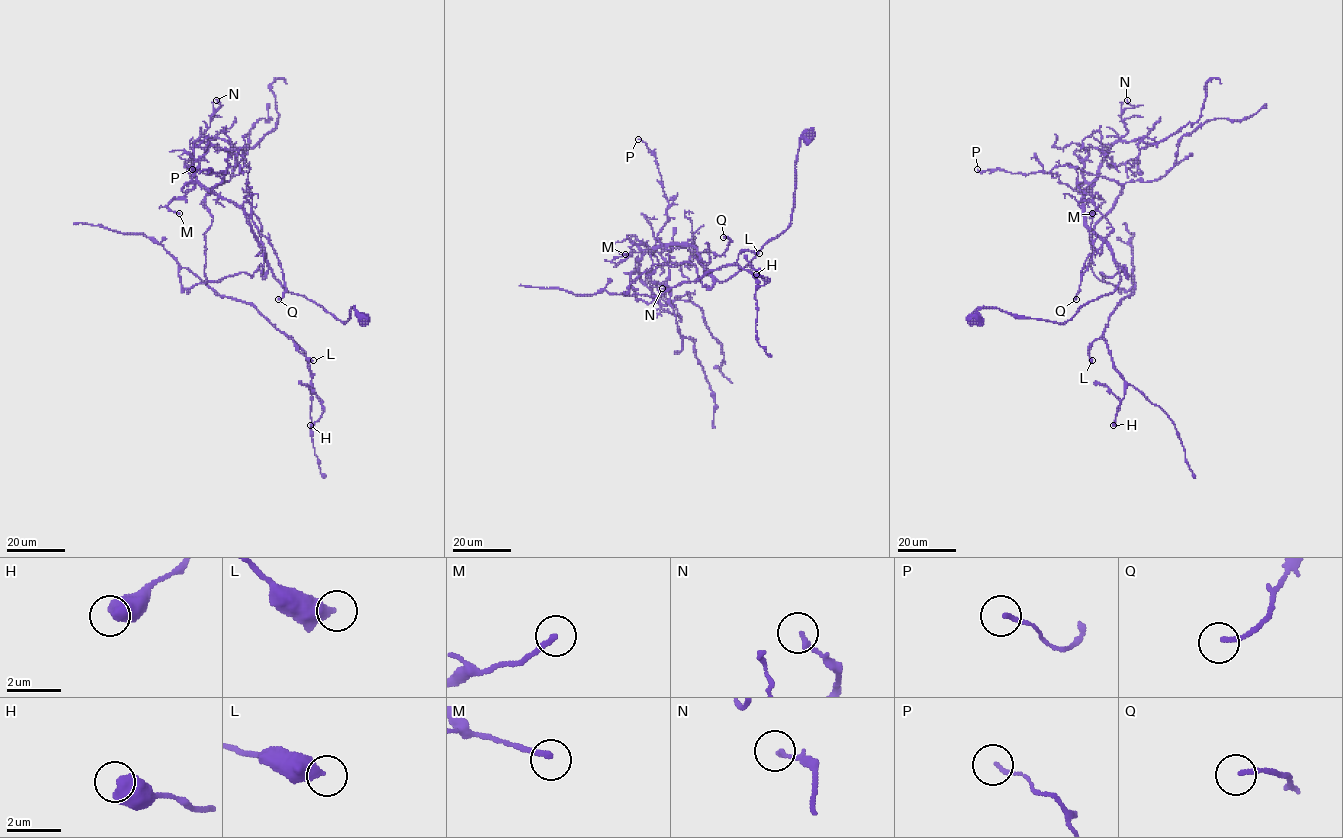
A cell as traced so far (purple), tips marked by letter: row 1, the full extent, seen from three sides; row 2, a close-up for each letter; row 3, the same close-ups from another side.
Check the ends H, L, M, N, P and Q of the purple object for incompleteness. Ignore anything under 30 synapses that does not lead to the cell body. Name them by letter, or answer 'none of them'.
none of them

